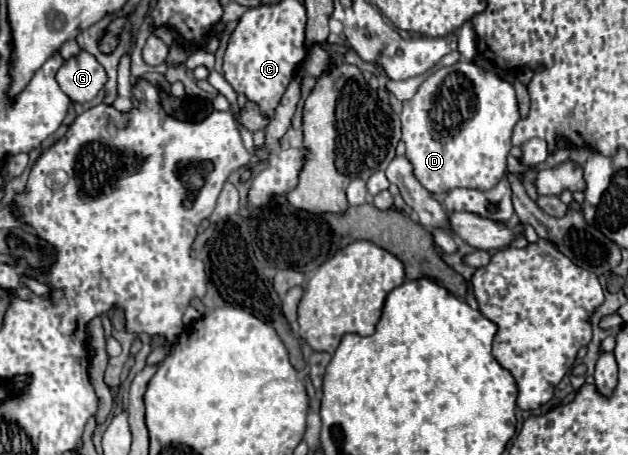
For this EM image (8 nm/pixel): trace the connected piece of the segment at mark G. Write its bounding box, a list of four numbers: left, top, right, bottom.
[57,52,107,104]

